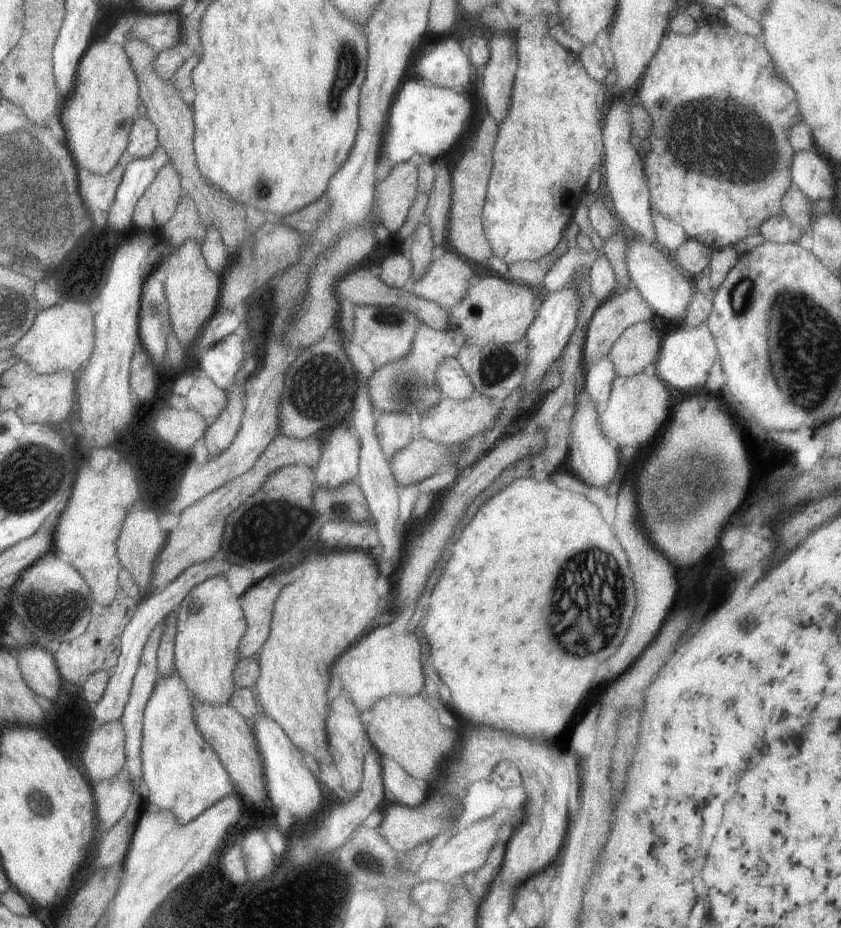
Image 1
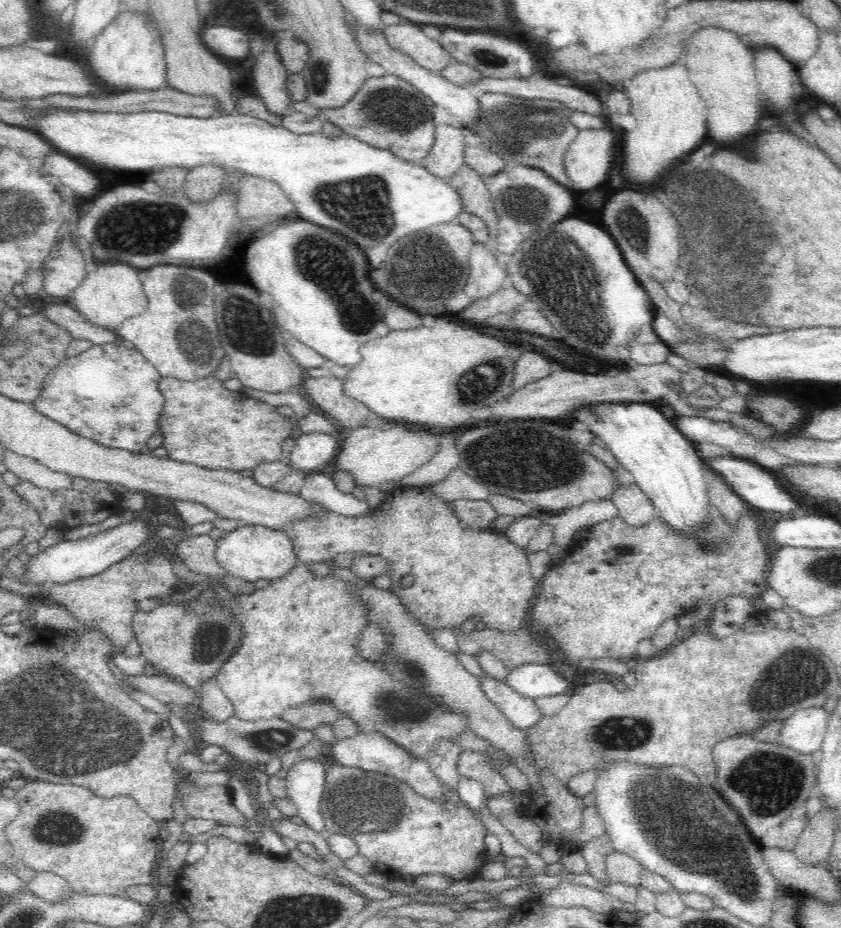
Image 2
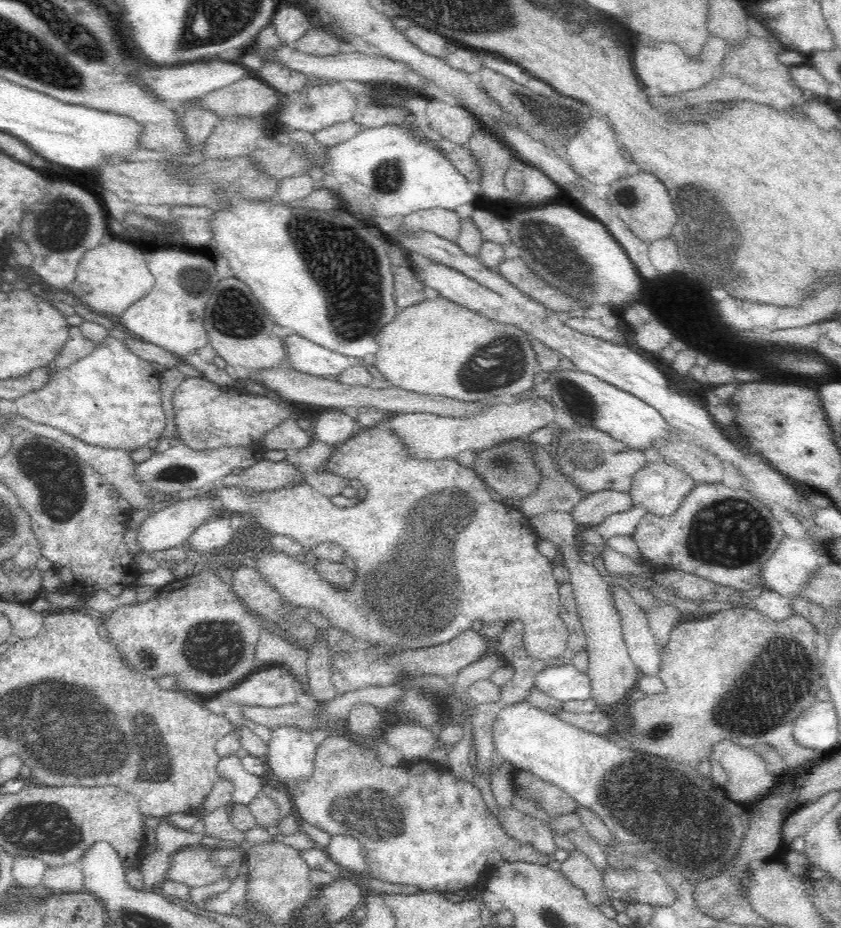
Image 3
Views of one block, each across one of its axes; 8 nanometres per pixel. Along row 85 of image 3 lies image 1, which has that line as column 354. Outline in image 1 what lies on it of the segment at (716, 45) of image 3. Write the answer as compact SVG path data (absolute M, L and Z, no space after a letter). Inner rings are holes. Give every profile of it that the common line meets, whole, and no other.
M375 628L369 634L361 636L353 646L345 650L347 662L343 654L331 666L331 694L345 692L359 714L371 708L383 696L413 696L423 688L423 674L419 664L419 634L393 632L391 628Z

